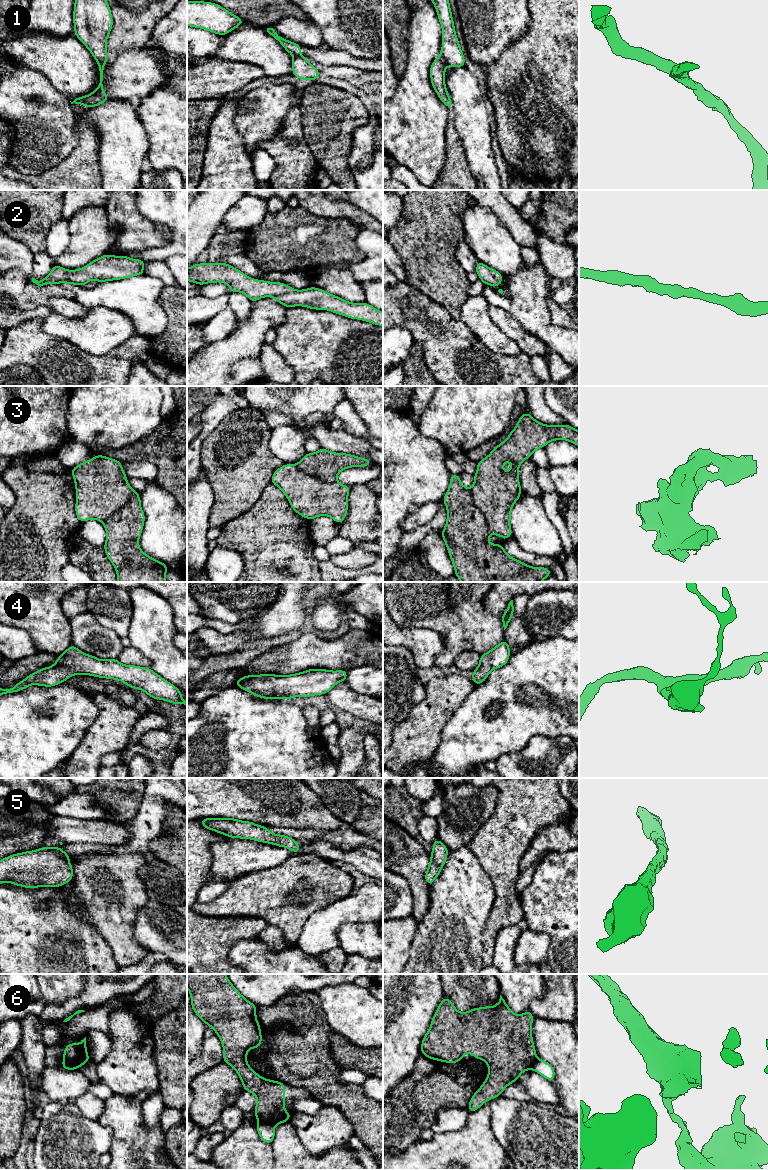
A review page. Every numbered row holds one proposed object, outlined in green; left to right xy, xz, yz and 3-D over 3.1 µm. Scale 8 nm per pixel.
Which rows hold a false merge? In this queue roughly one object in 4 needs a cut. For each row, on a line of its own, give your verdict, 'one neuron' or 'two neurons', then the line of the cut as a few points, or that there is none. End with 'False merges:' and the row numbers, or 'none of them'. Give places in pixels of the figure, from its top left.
1: two neurons; cut yz (440, 56), (446, 64)
2: one neuron; cut none
3: one neuron; cut none
4: one neuron; cut none
5: one neuron; cut none
6: two neurons; cut xy (63, 1061), (72, 1064), (76, 1069)
False merges: 1, 6

